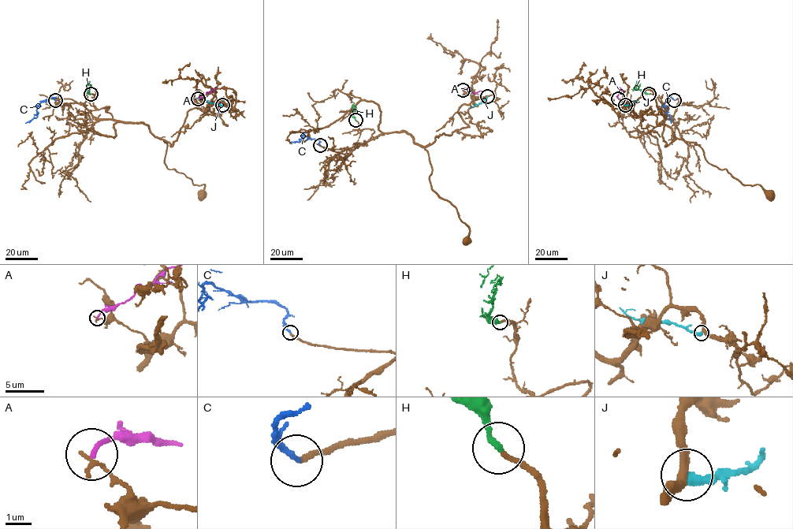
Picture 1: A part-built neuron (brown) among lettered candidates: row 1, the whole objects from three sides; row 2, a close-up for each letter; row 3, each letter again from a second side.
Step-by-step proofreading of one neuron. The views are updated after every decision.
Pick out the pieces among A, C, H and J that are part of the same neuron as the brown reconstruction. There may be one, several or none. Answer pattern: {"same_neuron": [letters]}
{"same_neuron": ["C", "H"]}

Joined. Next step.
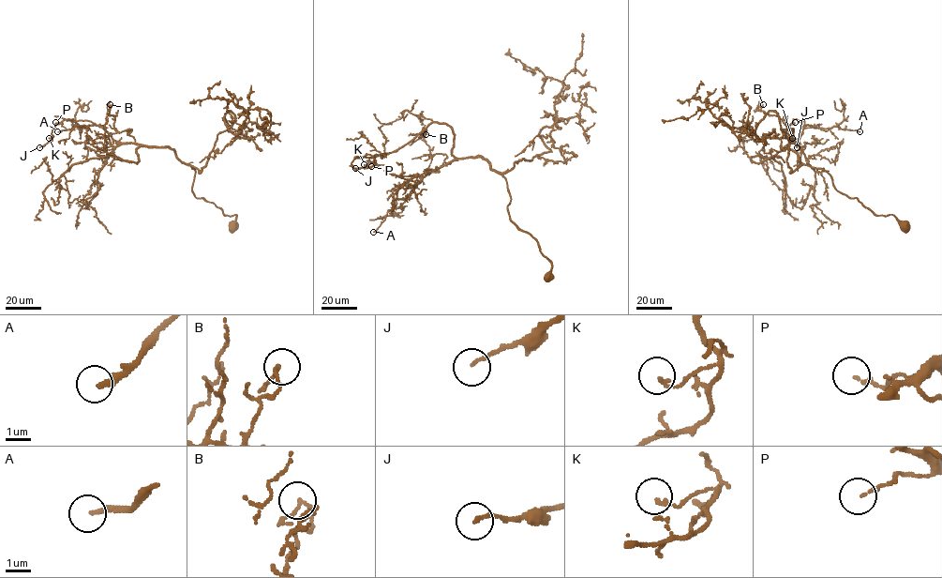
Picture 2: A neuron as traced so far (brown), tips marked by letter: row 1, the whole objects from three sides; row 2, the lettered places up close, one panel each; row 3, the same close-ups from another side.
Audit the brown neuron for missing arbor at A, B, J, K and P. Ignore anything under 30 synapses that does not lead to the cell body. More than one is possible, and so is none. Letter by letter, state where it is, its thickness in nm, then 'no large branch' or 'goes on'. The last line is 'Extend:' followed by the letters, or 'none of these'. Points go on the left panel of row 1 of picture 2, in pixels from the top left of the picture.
A: place (57, 131); calibre 200 nm; goes on
B: place (110, 104); calibre 110 nm; no large branch
J: place (39, 147); calibre 150 nm; no large branch
K: place (49, 138); calibre 130 nm; no large branch
P: place (55, 122); calibre 120 nm; no large branch
Extend: A

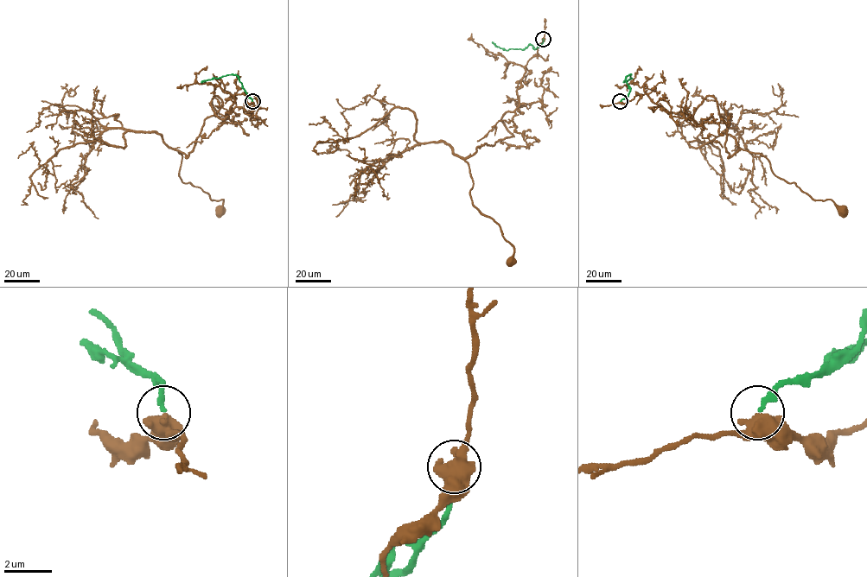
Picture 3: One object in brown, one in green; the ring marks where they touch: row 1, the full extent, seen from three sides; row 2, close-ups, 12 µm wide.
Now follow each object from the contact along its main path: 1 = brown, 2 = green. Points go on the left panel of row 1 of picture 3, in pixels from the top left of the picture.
1: (252, 101), (236, 93), (219, 118), (214, 96), (221, 107), (188, 155), (174, 149), (181, 180), (220, 211)
2: (252, 101), (235, 75), (200, 82)

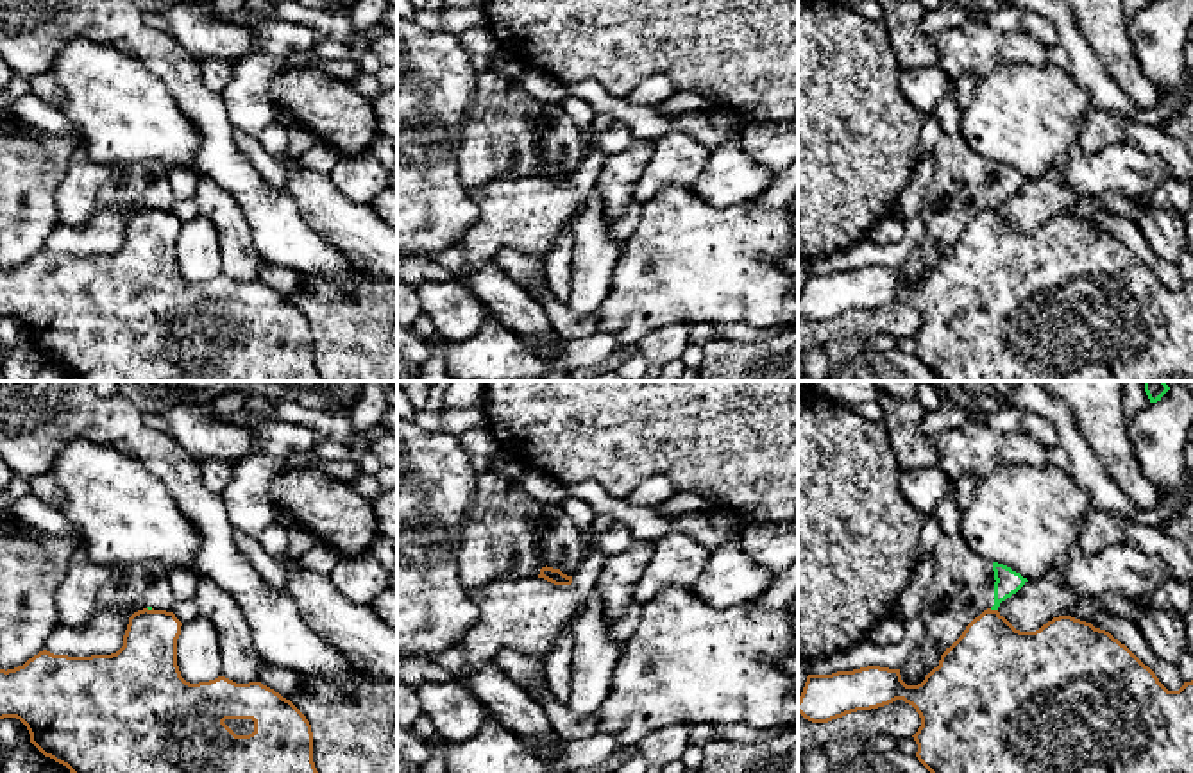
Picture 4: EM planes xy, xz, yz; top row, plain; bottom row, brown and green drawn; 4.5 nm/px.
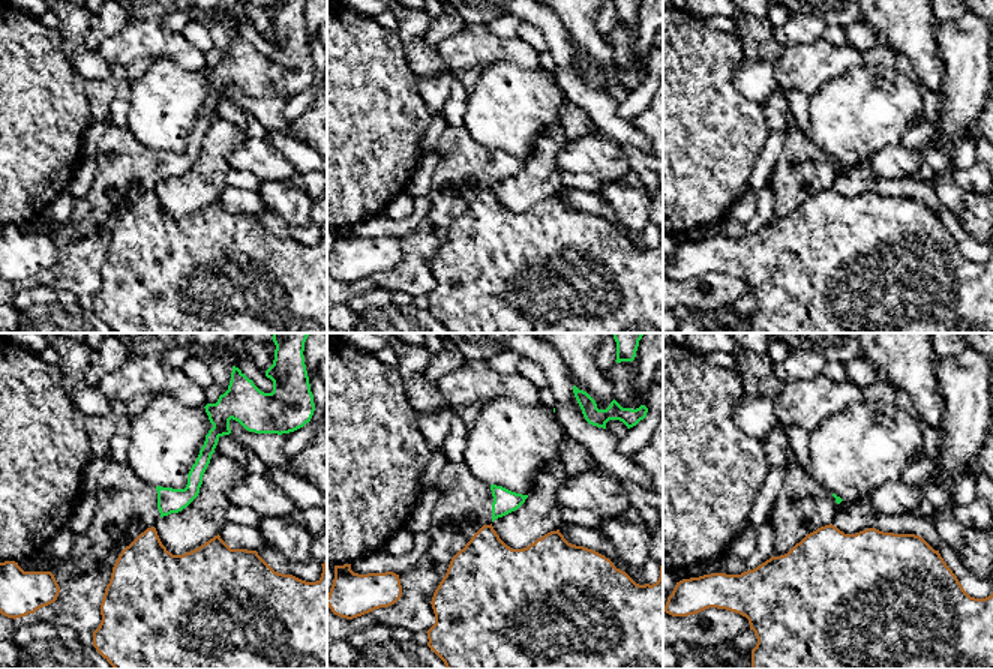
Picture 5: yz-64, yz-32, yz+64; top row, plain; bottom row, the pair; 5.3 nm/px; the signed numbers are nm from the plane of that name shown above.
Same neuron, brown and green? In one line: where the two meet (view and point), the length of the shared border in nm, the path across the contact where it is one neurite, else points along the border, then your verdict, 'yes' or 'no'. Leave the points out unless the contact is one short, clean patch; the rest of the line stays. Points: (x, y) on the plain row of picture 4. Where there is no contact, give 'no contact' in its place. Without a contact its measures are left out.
meets brown in yz at (993, 210); contact 40 nm long; border along yz (989, 208), (997, 210); no

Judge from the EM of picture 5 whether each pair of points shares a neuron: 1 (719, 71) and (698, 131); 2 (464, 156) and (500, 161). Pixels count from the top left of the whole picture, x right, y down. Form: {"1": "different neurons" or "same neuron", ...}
{"1": "same neuron", "2": "same neuron"}

